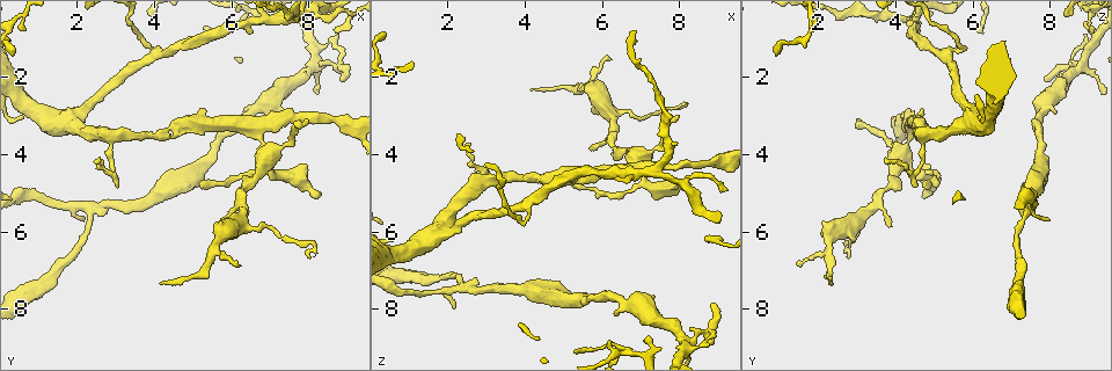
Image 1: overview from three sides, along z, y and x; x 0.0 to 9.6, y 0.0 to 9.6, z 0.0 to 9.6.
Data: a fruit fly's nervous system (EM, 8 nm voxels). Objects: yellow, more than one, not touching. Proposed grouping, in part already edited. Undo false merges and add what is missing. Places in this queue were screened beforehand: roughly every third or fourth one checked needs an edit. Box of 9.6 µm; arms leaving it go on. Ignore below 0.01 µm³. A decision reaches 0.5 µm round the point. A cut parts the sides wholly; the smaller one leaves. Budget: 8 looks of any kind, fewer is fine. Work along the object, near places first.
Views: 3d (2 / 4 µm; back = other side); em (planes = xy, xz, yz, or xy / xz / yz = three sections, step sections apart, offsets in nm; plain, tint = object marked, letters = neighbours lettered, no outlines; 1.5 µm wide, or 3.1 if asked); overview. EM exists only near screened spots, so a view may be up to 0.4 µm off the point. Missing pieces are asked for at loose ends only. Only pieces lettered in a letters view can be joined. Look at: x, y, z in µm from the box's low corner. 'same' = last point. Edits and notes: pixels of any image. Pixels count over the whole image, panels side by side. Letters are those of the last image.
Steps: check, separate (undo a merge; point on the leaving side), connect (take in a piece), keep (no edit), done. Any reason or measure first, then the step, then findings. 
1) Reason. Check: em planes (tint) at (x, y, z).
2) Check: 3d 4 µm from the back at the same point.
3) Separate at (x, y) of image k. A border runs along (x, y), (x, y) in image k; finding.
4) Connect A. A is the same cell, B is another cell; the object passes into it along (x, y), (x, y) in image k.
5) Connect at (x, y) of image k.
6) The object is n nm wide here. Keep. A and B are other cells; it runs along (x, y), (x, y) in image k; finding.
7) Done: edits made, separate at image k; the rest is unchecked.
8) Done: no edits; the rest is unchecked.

A fork. Check: em planes (tint) at (5.60, 6.25, 2.30).

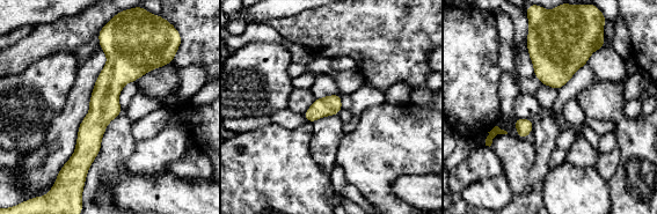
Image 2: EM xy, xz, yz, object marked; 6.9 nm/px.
Check: em planes (letters) at the same point.

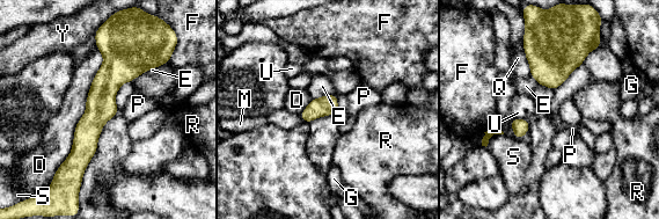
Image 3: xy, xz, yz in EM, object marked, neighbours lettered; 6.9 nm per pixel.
The longest contact is with D, 750 nm. Keep. D, E, F, G, M, P, Q, R, S, U and Y are other cells; a border runs along (299, 115), (304, 122) in image 3; continuous, no second neuron.

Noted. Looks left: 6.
Free end. Check: 3d 2 µm at (8.20, 6.60, 2.70).

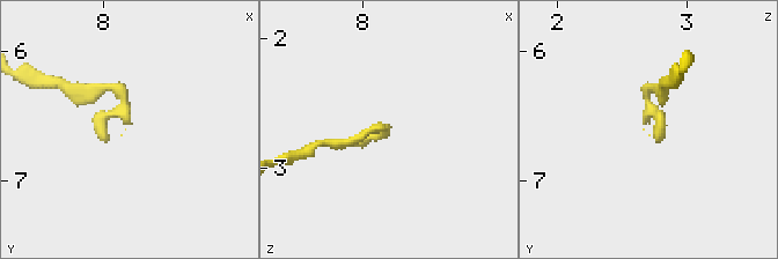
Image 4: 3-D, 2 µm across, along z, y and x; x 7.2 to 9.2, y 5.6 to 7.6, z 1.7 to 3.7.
Shape alone is not enough. Check: em planes (letters) at (8.18, 6.54, 2.66).

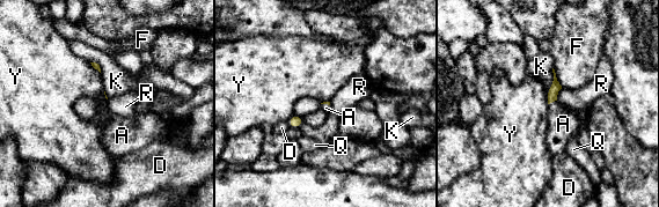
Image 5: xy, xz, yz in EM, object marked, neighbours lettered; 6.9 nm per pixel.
Connect at (563, 124) of image 5. A is the same cell, D, F, K, Q, R and Y are other cells; the object passes into it along (553, 91), (553, 101), (563, 124) in image 5; the neuron continues.

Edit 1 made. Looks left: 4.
Check: overview.

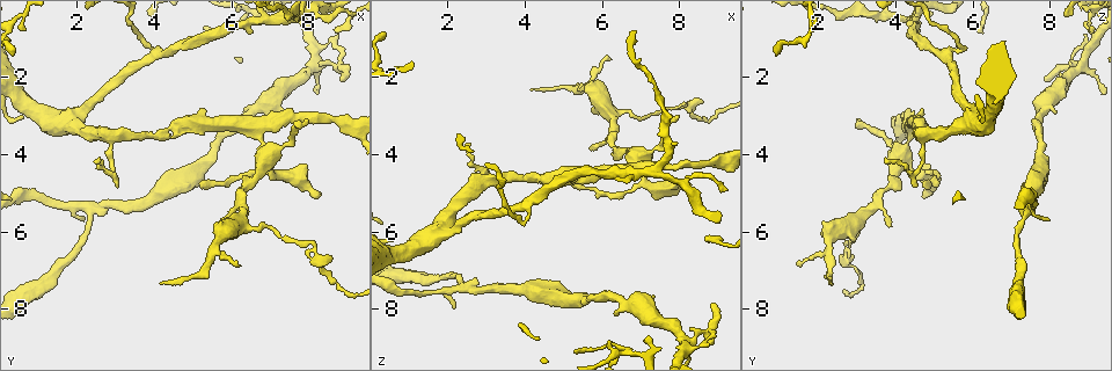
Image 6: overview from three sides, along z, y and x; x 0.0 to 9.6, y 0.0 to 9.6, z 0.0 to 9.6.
Free end. Check: 3d 2 µm at (8.30, 5.05, 4.90).

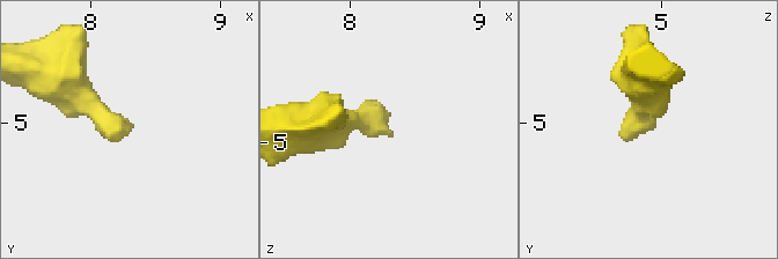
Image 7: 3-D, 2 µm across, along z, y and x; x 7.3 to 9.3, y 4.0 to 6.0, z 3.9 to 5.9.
Check: em planes (plain) at (8.32, 5.00, 4.92).

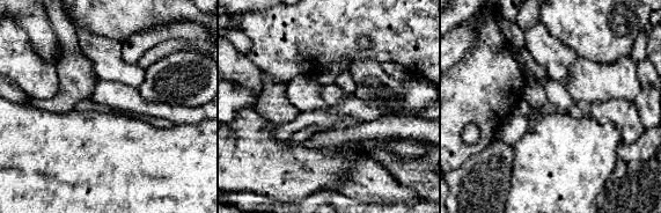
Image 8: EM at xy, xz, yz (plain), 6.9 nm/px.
What lies round it. Check: em planes (letters) at the same point.

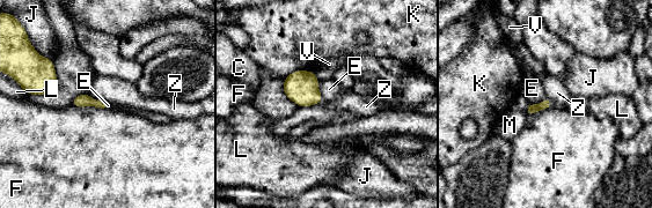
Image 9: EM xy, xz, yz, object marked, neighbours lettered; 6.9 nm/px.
Keep. C, E, F, J, K, L, M, V and Z are other cells; a border runs along (317, 80), (317, 90), (324, 98) in image 9; none of them fits.

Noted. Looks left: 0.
Done: edits made, connect at image 5; the rest is unchecked.

